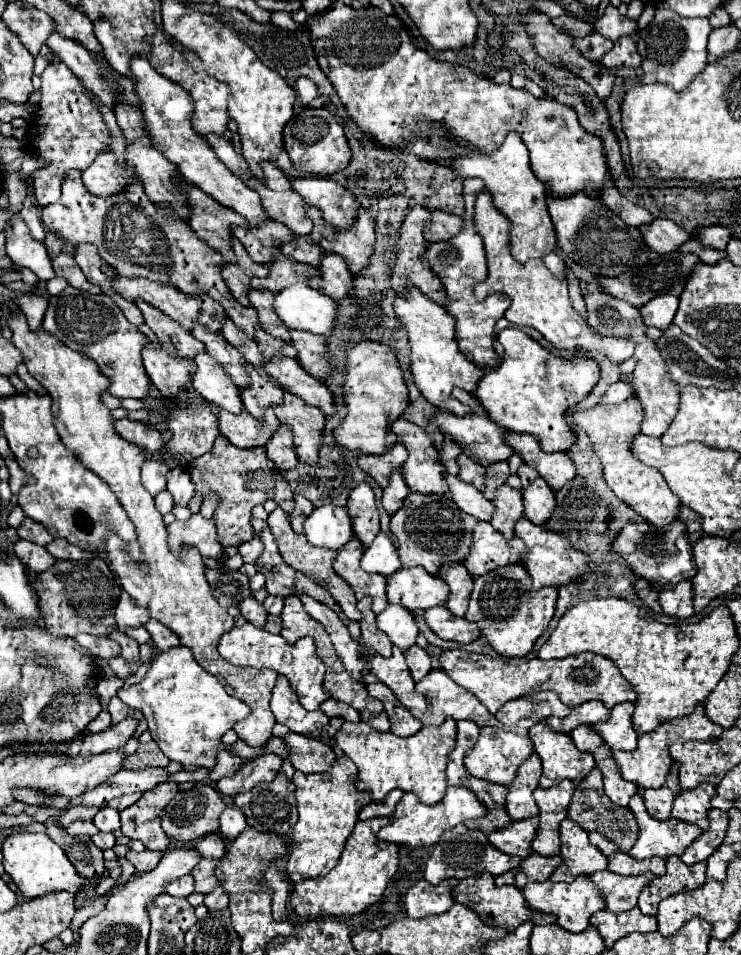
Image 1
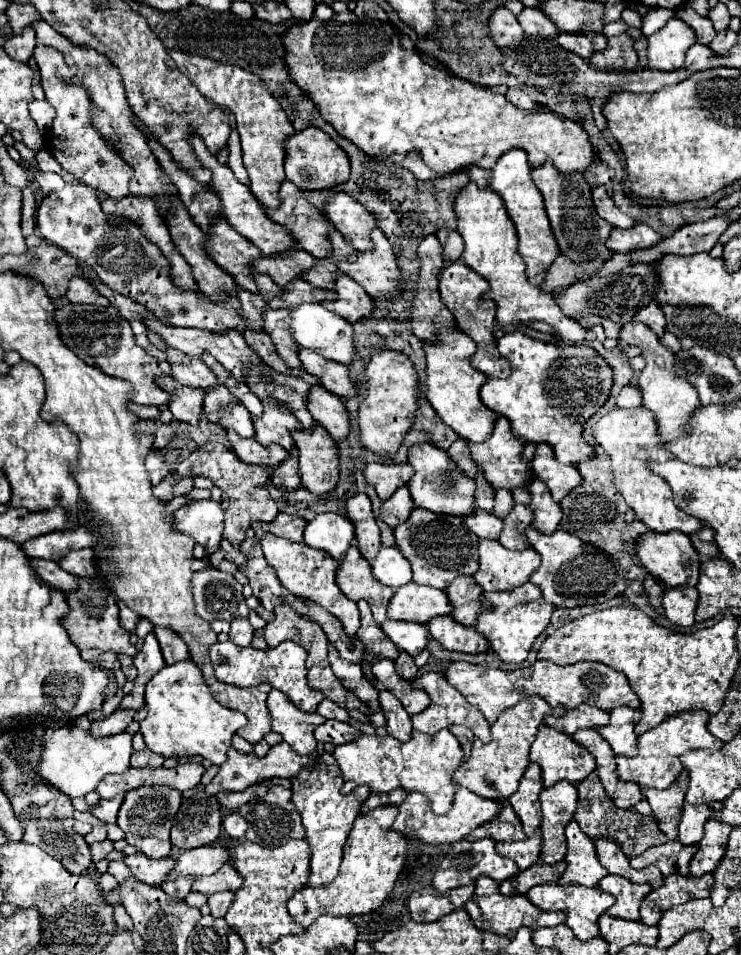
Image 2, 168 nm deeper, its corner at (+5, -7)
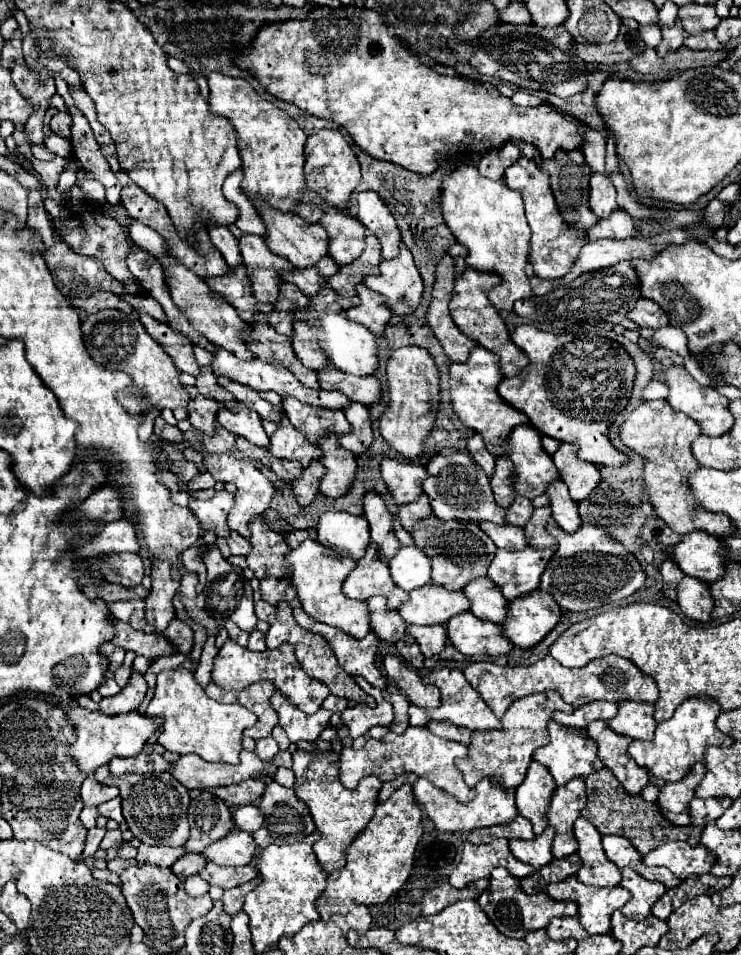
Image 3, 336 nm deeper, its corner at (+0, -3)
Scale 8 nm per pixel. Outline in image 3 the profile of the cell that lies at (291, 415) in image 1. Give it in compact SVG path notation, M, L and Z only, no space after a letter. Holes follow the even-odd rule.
M327 435L327 437L319 439L317 445L323 451L323 457L319 461L327 469L327 473L323 475L323 479L319 483L319 491L333 499L345 495L355 477L355 469L357 469L355 455L351 451L343 449L337 443L335 435Z

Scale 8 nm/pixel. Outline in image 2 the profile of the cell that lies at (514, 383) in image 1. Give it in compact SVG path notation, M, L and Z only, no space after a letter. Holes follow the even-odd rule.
M512 331L500 337L498 351L510 361L512 373L508 379L488 379L480 391L482 403L488 409L504 415L510 421L512 431L518 437L524 437L526 441L534 441L534 443L552 445L552 449L556 451L556 459L560 463L578 465L586 459L592 459L594 449L582 437L584 425L574 419L584 419L586 423L610 397L610 389L614 383L614 371L608 365L608 361L600 357L590 345L554 345L554 343L532 339L520 331Z

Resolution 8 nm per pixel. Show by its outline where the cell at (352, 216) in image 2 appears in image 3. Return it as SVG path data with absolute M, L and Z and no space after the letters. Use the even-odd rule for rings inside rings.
M373 191L359 193L357 219L379 239L383 259L393 259L399 253L401 233L387 205Z

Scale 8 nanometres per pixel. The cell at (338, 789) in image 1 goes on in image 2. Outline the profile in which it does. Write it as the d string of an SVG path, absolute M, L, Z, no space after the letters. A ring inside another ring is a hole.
M322 753L318 757L318 763L314 767L306 767L300 777L292 779L292 803L298 807L302 815L302 823L306 829L306 841L310 845L312 857L310 857L310 887L326 885L338 875L340 859L342 859L342 847L346 843L346 837L352 829L352 823L360 815L360 807L364 799L370 795L370 789L366 785L354 789L348 795L340 793L342 787L342 775L336 759L332 759L330 753Z

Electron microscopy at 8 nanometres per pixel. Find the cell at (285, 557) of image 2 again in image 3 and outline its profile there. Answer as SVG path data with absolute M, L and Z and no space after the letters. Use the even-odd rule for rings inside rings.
M305 539L299 547L291 549L285 555L285 561L291 567L291 579L293 579L293 585L297 589L297 597L299 597L299 601L309 617L313 617L315 621L323 621L327 625L333 625L355 639L363 639L369 633L367 605L363 601L349 599L341 591L345 577L355 567L355 561L351 557L335 555L329 547L323 547L319 541Z

